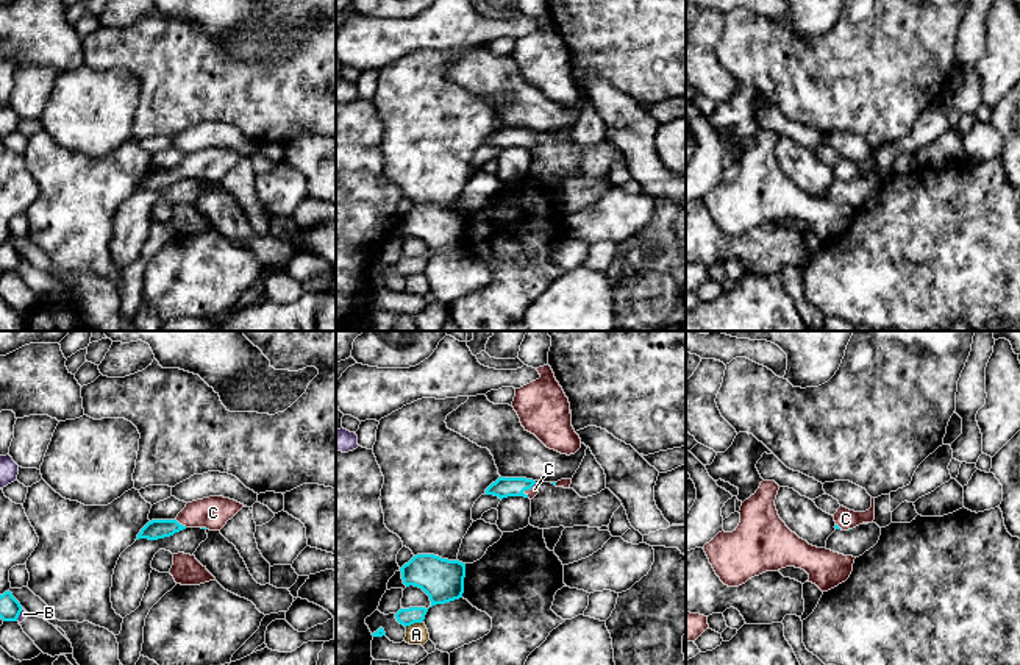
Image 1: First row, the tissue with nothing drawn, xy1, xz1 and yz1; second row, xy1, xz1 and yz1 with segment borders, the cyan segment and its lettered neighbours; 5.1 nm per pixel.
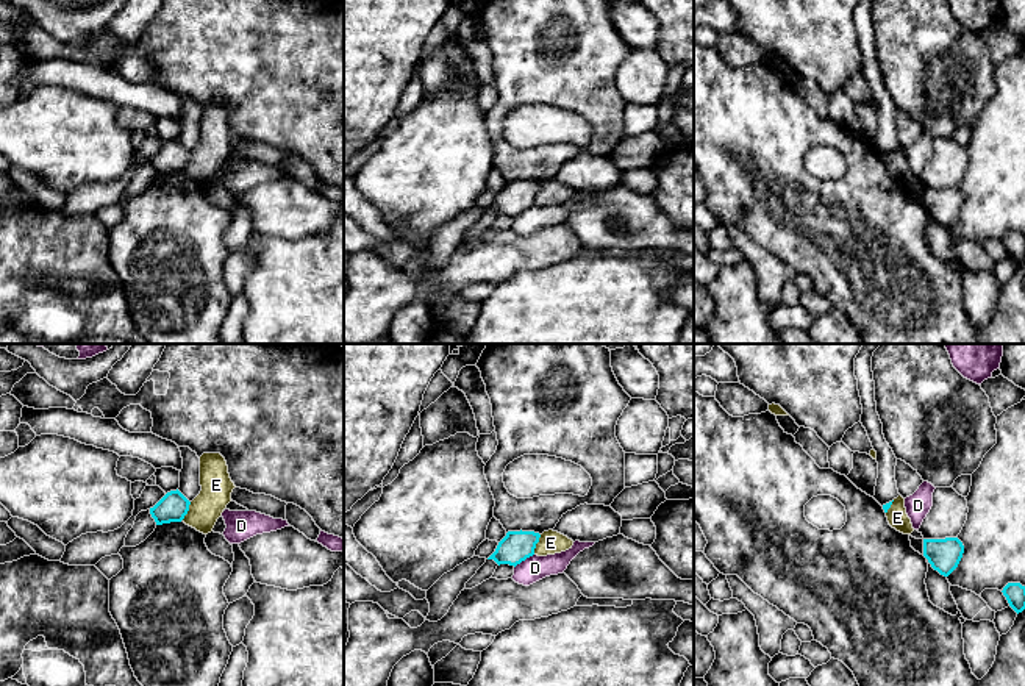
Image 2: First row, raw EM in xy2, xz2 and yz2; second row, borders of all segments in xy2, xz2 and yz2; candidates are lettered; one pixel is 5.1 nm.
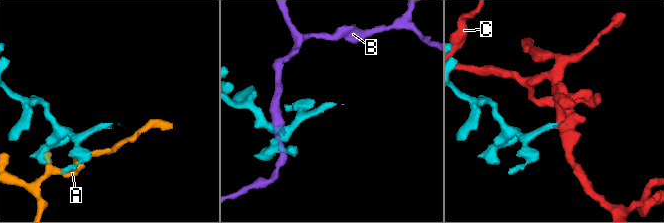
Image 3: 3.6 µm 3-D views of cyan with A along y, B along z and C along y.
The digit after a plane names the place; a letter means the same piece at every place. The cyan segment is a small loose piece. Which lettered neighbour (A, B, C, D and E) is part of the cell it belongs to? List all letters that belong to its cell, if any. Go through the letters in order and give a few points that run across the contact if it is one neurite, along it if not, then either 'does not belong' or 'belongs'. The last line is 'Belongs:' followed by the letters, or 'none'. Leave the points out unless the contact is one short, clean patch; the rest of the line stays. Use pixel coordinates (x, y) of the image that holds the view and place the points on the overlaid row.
A: line xz1 (422, 620), (405, 626); does not belong
B: line xy1 (22, 611), (16, 620); does not belong
C: line xy1 (153, 529), (181, 525), (196, 514), (213, 512); belongs
D: line xz2 (533, 553), (514, 568); does not belong
E: line xz2 (541, 535), (533, 553); does not belong
Belongs: C

